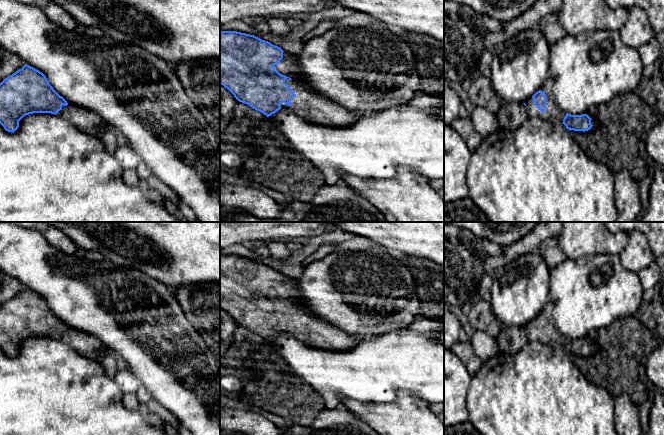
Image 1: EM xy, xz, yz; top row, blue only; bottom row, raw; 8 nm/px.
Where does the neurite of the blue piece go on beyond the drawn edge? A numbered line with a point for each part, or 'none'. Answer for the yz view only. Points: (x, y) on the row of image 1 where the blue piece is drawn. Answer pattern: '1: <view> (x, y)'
1: yz (553, 113)

